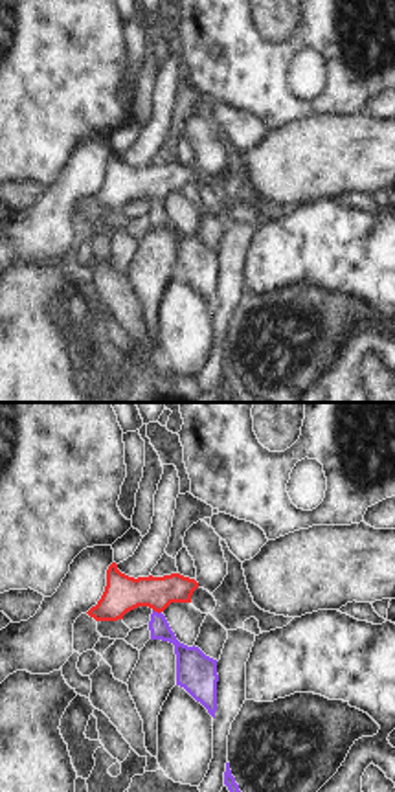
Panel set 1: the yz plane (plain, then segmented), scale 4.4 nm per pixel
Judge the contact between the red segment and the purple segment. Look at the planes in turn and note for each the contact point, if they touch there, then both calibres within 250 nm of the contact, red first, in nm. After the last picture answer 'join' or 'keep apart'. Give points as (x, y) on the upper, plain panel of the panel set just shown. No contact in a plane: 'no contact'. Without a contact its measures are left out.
meets red at (157, 199); 160 nm thick on the red side, 110 nm on the other

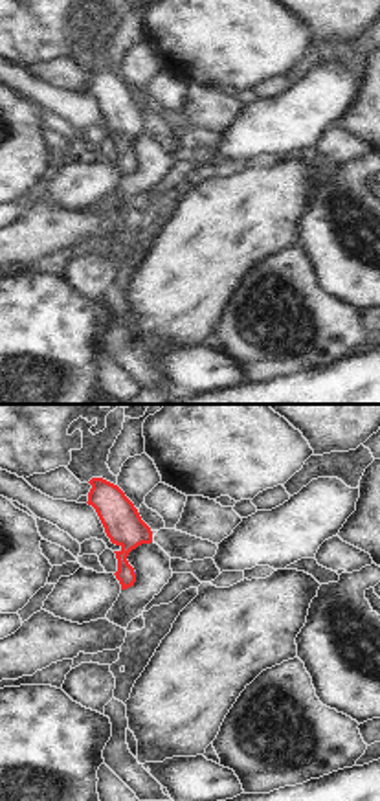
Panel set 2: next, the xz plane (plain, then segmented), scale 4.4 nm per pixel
no contact

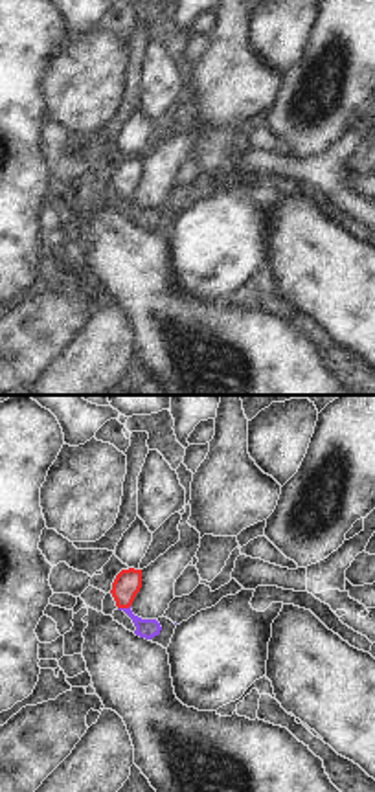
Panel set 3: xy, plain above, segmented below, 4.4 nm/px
meets red at (124, 195); 120 nm thick on the red side, 90 nm on the other

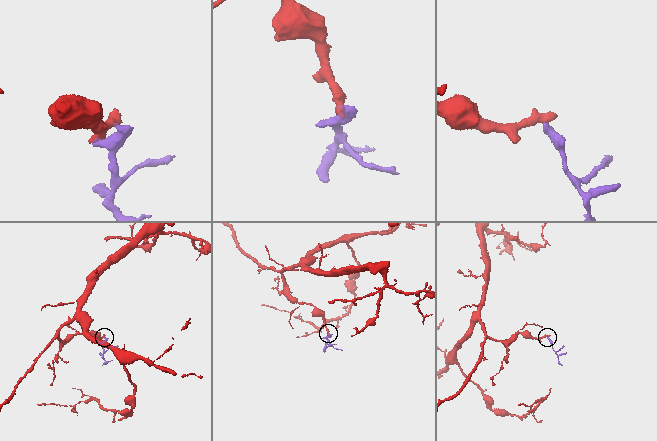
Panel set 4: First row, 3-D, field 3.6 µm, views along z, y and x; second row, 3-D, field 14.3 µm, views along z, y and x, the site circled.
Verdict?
join

